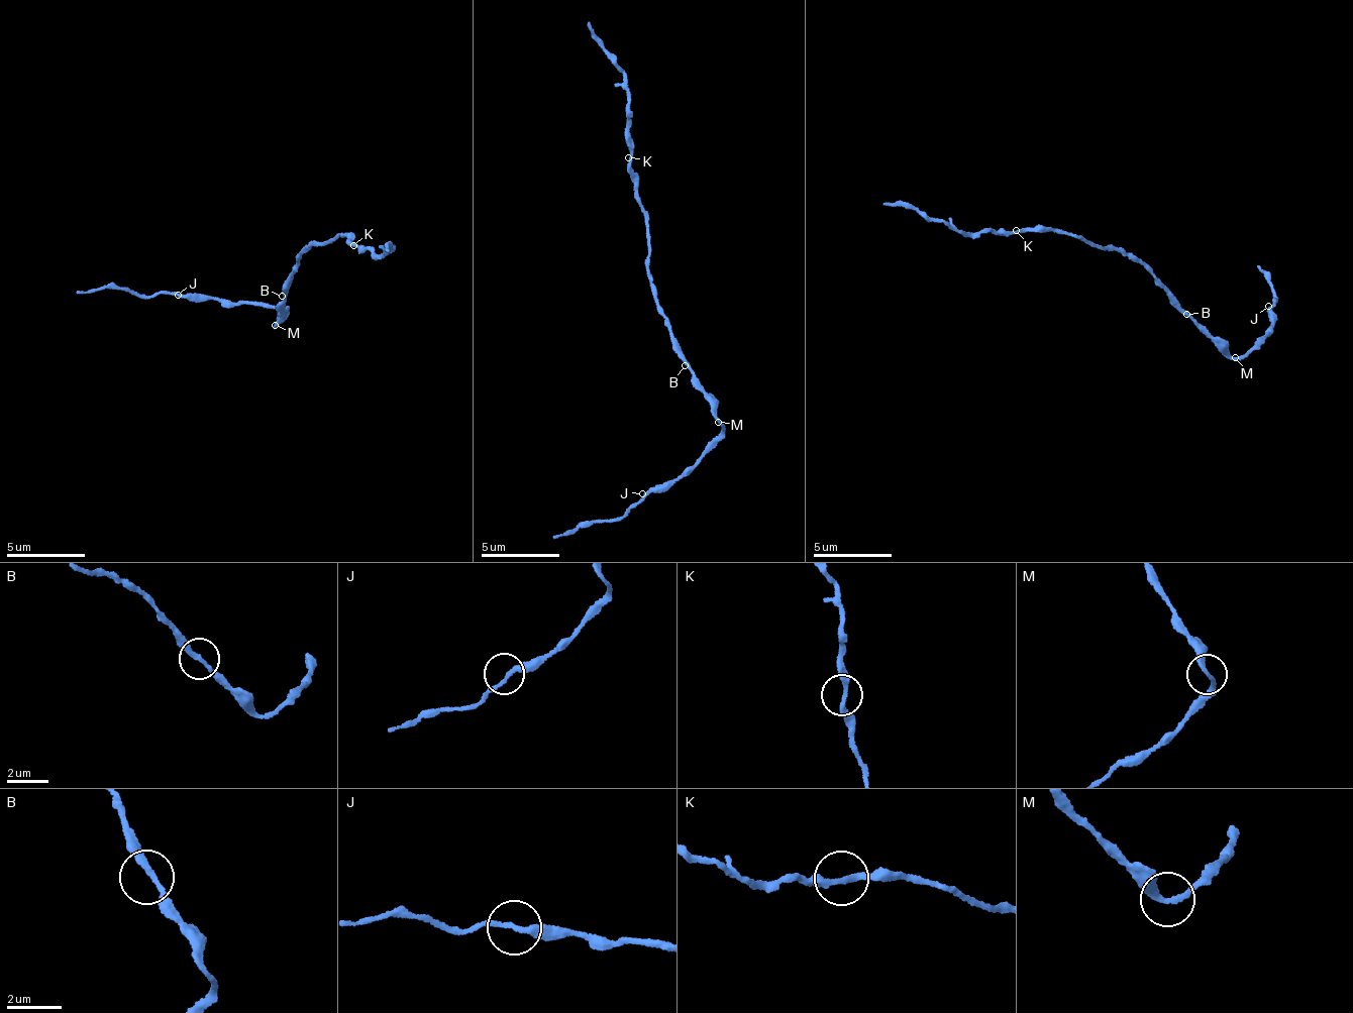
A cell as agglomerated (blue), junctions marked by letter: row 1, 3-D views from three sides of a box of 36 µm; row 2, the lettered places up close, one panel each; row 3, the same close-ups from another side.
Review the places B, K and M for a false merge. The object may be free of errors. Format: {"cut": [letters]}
{"cut": []}

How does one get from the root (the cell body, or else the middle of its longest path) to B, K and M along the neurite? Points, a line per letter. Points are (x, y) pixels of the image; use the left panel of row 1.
B: (293, 274), (282, 296)
K: (293, 274), (313, 244), (318, 247), (332, 243), (337, 235), (348, 238), (353, 245)
M: (293, 274), (282, 296), (284, 302), (277, 312), (279, 318), (276, 324)

